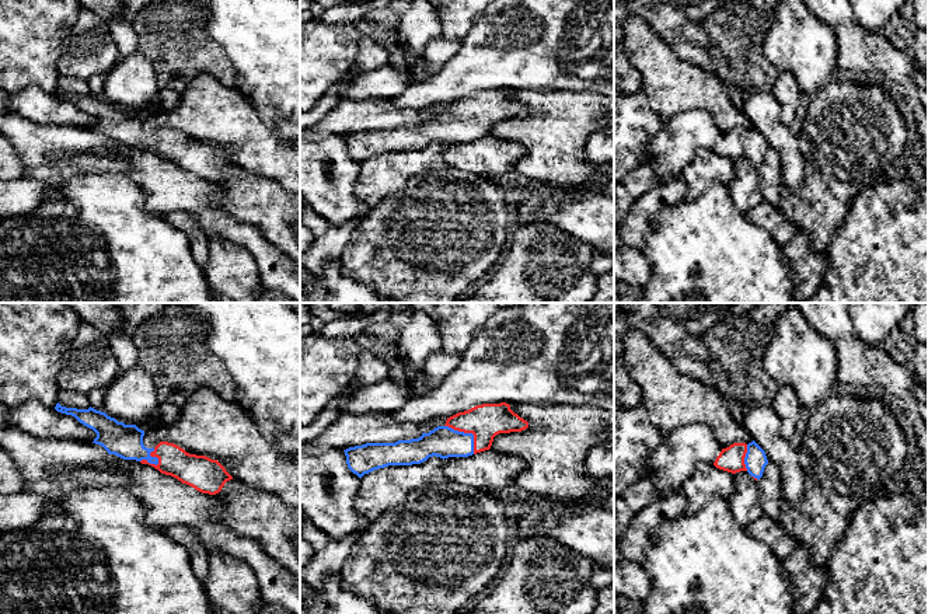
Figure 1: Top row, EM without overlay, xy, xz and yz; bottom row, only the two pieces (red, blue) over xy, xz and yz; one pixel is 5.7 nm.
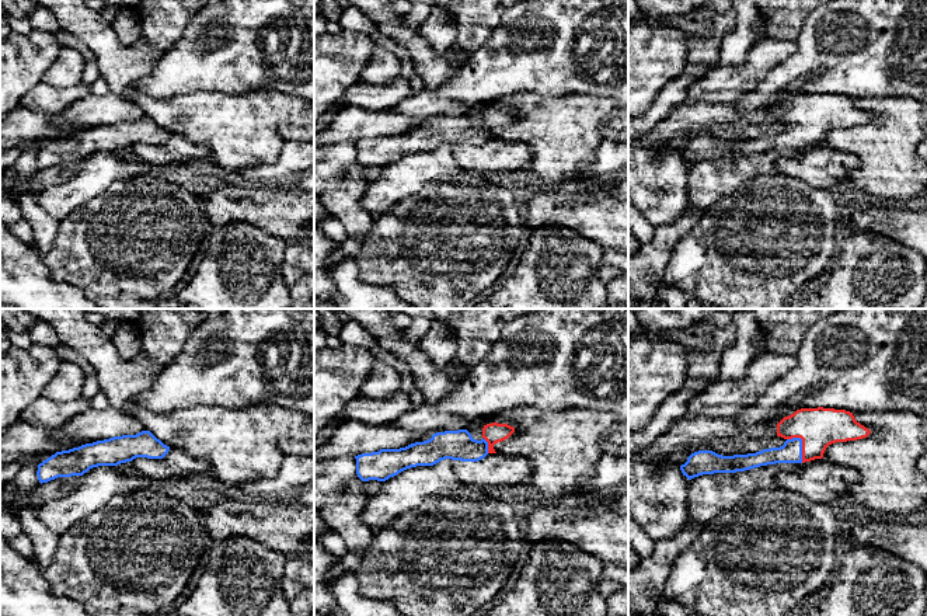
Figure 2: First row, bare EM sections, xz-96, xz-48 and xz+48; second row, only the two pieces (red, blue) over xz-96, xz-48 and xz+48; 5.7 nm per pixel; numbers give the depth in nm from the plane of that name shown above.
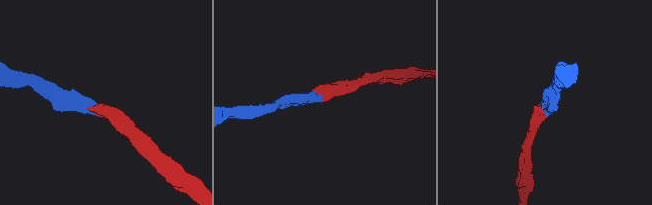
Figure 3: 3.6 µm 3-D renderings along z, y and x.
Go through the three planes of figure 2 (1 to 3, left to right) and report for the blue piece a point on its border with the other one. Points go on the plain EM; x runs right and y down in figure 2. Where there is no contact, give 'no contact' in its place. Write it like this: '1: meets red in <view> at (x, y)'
1: no contact
2: meets red in xz-48 at (488, 131)
3: meets red in xz+48 at (802, 129)

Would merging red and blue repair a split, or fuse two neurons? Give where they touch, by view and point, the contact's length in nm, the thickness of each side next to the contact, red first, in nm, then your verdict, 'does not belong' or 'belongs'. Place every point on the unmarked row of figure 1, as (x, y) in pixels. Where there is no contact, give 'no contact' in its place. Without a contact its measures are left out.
xz (468, 118) | 240 nm | 200/180 nm | belongs

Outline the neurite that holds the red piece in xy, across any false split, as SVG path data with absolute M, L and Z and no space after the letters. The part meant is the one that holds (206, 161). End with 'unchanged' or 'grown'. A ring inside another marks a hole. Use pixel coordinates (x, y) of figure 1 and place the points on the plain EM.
M57 88L55 95L74 102L80 109L93 115L97 119L93 129L102 132L108 140L149 150L202 179L216 181L227 167L233 165L217 146L189 140L174 129L160 128L156 133L147 135L143 130L144 116L136 111L118 108L91 93L77 95L62 93Z | grown

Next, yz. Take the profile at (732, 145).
M753 126L751 129L733 129L722 135L714 151L719 156L736 160L747 157L756 167L763 163L768 150L765 137Z | grown

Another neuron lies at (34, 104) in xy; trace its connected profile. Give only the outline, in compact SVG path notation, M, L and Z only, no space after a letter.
M29 87L8 97L10 114L29 119L38 125L66 125L93 129L97 119L80 109L74 102L57 98L38 87Z

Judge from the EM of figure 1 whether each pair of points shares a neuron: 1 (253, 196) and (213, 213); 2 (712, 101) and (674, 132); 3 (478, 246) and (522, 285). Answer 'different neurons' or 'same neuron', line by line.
1: different neurons
2: different neurons
3: different neurons

